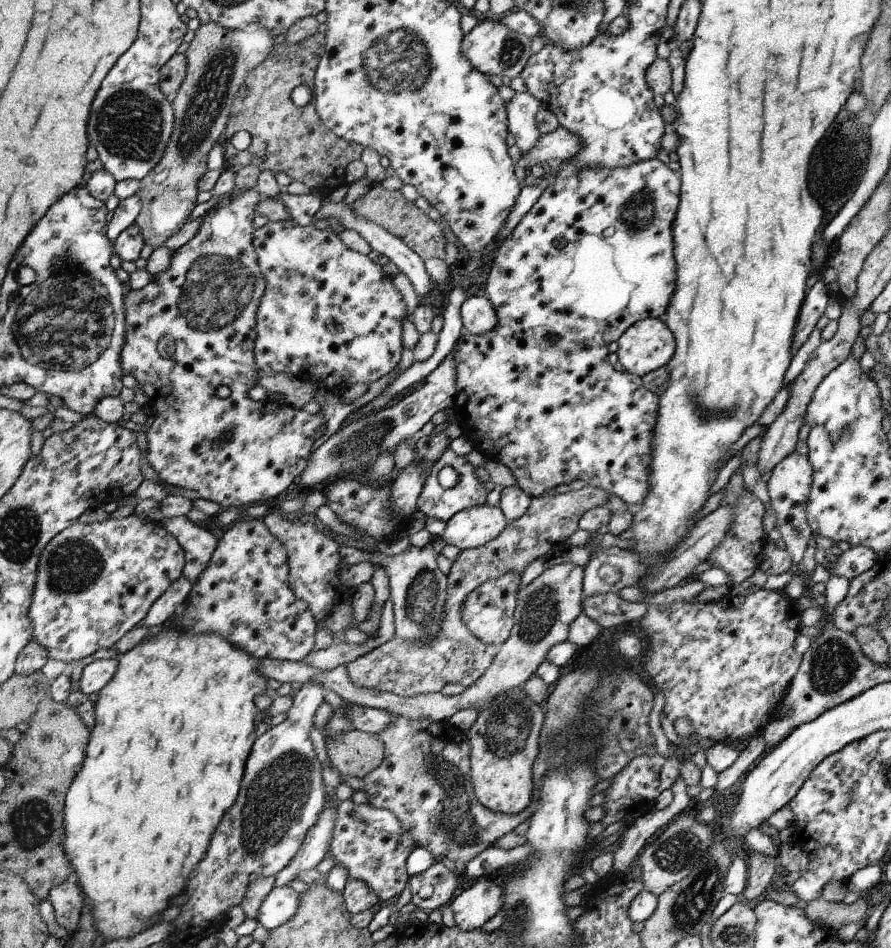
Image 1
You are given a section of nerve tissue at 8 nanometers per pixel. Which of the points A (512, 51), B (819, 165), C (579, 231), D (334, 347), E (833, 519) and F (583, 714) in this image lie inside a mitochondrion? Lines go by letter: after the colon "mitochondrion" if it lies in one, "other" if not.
A: mitochondrion
B: mitochondrion
C: other
D: other
E: other
F: mitochondrion

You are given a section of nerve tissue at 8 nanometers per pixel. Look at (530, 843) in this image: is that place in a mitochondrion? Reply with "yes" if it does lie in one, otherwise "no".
no

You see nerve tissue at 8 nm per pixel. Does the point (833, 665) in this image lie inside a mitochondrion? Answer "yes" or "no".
yes

